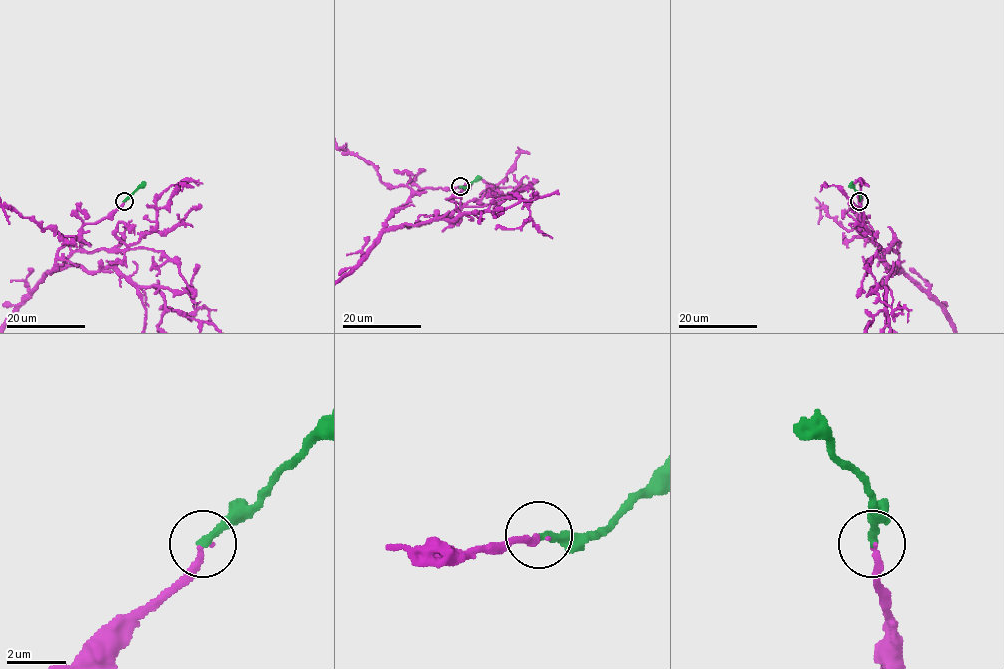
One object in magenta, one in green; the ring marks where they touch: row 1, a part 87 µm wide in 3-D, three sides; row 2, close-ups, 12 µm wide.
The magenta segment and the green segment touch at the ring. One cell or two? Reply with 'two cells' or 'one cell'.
one cell

